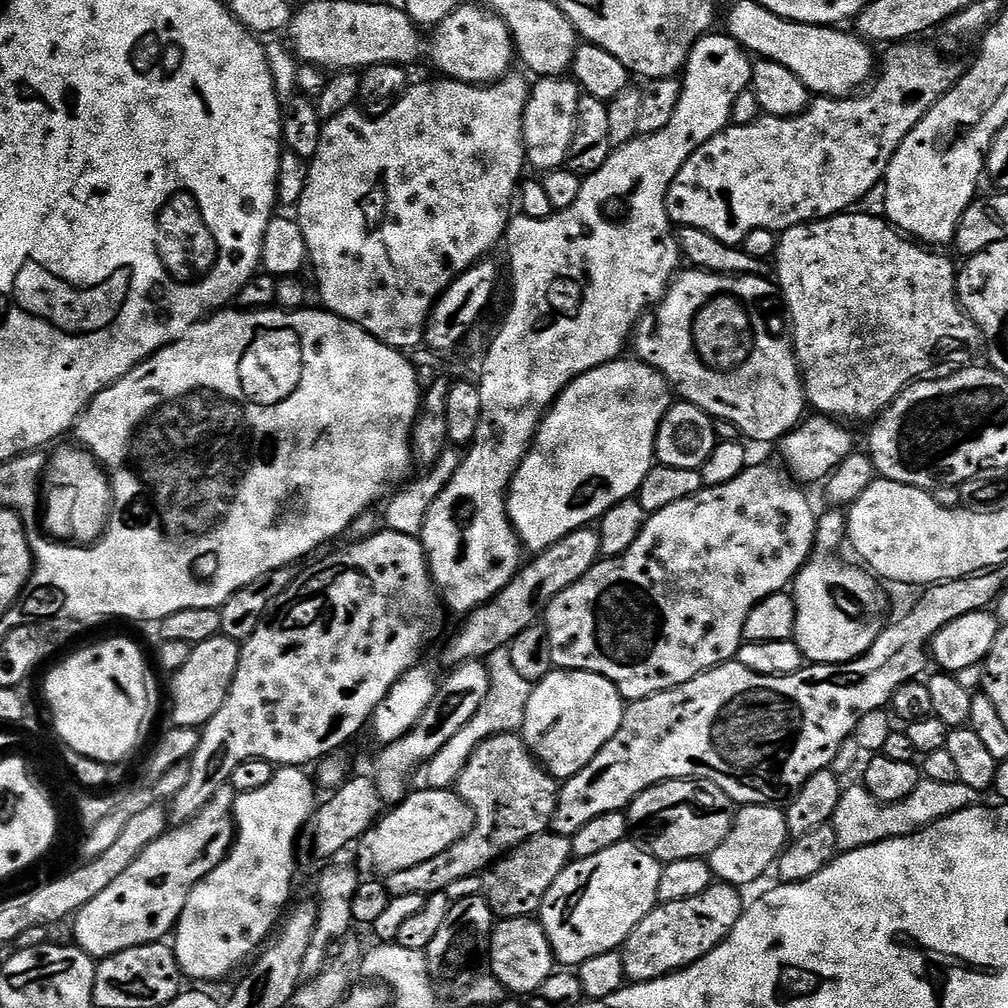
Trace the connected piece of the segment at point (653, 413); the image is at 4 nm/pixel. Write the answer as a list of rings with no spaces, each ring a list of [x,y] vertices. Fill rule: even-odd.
[[[635,358],[611,360],[571,380],[545,412],[528,457],[516,467],[508,486],[508,517],[520,535],[521,545],[532,554],[545,552],[566,534],[595,525],[618,502],[633,499],[654,467],[658,426],[673,403],[664,375]]]

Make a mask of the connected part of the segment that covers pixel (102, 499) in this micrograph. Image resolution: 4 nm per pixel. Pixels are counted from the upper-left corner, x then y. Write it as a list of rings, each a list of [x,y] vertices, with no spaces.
[[[64,446],[47,459],[42,477],[42,524],[45,533],[60,542],[87,546],[103,535],[111,515],[112,488],[107,473],[97,463],[96,457],[87,449]]]

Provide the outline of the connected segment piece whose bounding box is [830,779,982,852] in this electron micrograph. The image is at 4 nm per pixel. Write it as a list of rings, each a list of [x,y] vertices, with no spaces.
[[[921,779],[919,786],[906,798],[893,804],[883,804],[864,788],[863,783],[856,782],[843,789],[838,802],[838,810],[834,810],[831,818],[836,846],[840,852],[853,852],[883,840],[893,840],[899,836],[911,836],[919,832],[927,824],[938,822],[950,814],[958,814],[958,810],[977,807],[981,803],[982,794],[978,790],[970,790],[970,786],[954,782],[934,782]]]

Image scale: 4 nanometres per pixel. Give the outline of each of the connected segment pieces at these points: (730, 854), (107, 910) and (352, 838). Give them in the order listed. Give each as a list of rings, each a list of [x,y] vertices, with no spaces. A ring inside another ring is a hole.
[[[745,804],[736,813],[730,834],[722,838],[722,844],[707,857],[717,881],[733,886],[745,886],[760,880],[773,871],[776,859],[789,843],[788,818],[785,809],[771,804]]]
[[[220,796],[213,804],[208,804],[193,820],[185,822],[181,828],[169,827],[163,836],[157,838],[146,850],[142,850],[139,858],[132,863],[130,870],[118,874],[98,898],[91,900],[85,908],[75,913],[76,940],[75,947],[83,950],[86,955],[93,958],[113,956],[122,950],[130,950],[134,946],[143,944],[155,944],[165,939],[164,935],[171,933],[180,920],[184,909],[184,899],[188,897],[188,891],[218,862],[222,862],[232,848],[232,841],[236,835],[234,817],[230,811],[229,797]]]
[[[353,775],[331,793],[328,801],[317,807],[316,813],[304,827],[302,848],[316,856],[336,856],[344,847],[355,845],[360,837],[372,829],[382,815],[382,801],[376,793],[375,783],[364,776]]]

